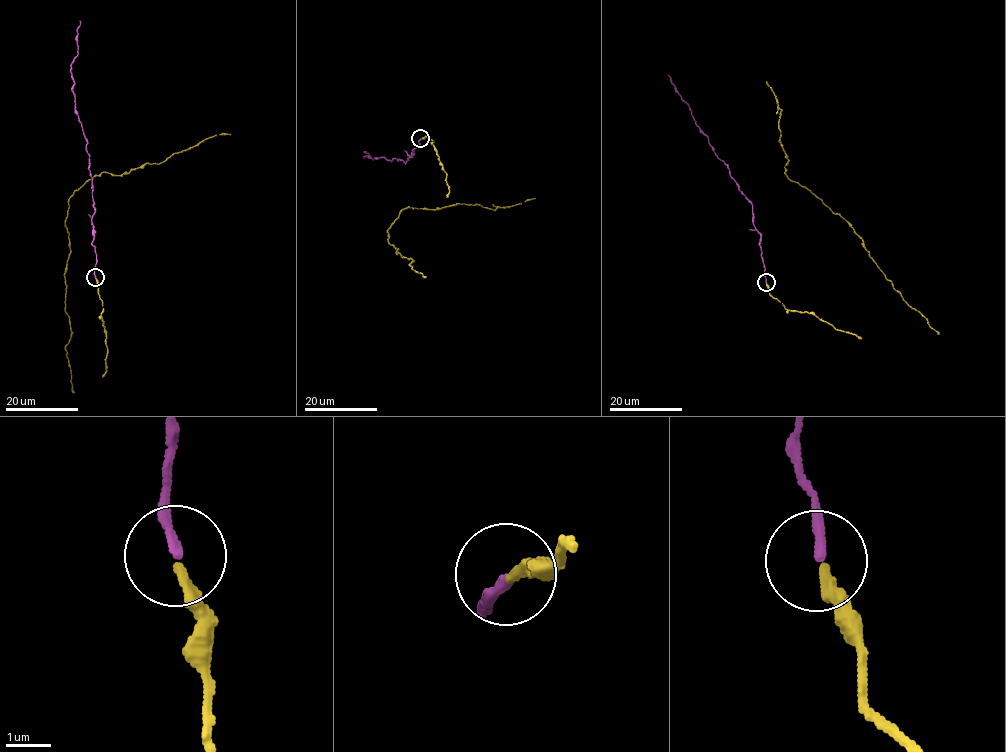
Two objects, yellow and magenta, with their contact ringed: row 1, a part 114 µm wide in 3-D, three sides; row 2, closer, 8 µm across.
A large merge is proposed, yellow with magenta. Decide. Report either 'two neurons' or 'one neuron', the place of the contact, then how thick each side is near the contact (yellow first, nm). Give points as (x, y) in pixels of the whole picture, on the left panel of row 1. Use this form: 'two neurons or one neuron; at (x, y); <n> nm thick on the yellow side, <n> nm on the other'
one neuron; at (95, 277); 240 nm thick on the yellow side, 200 nm on the other

